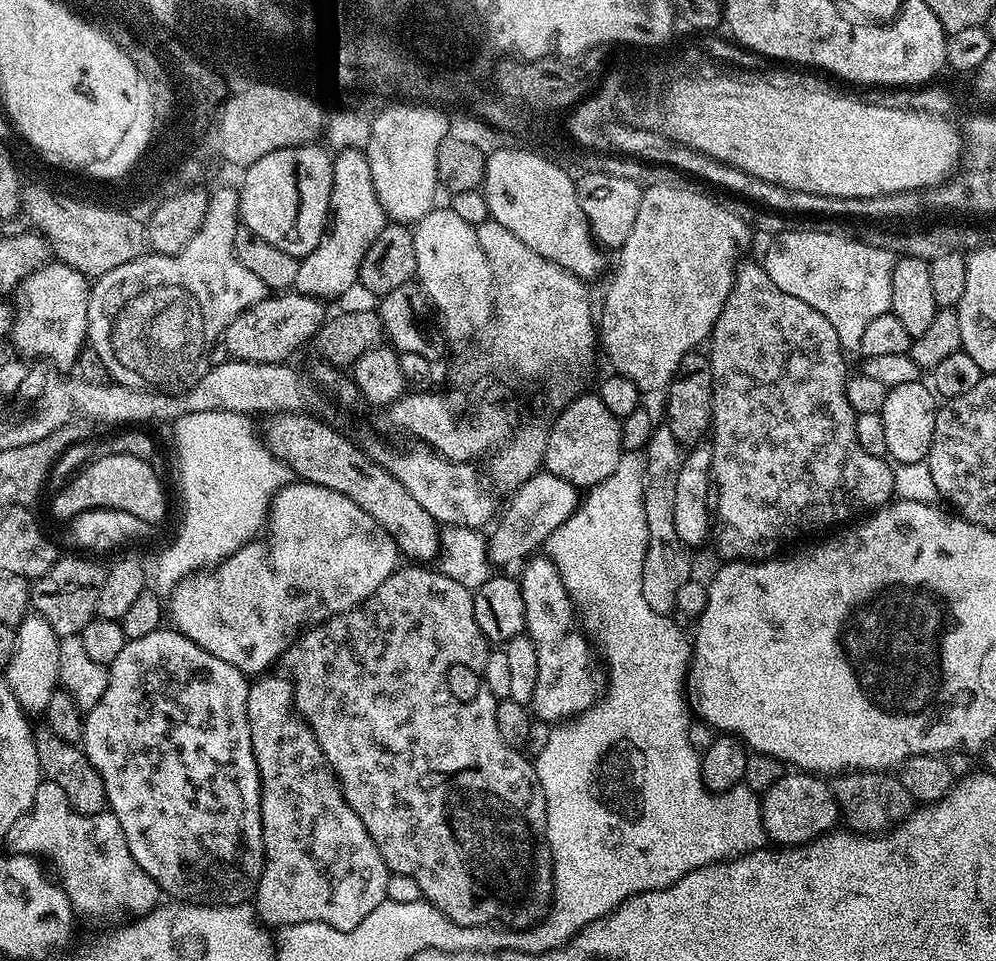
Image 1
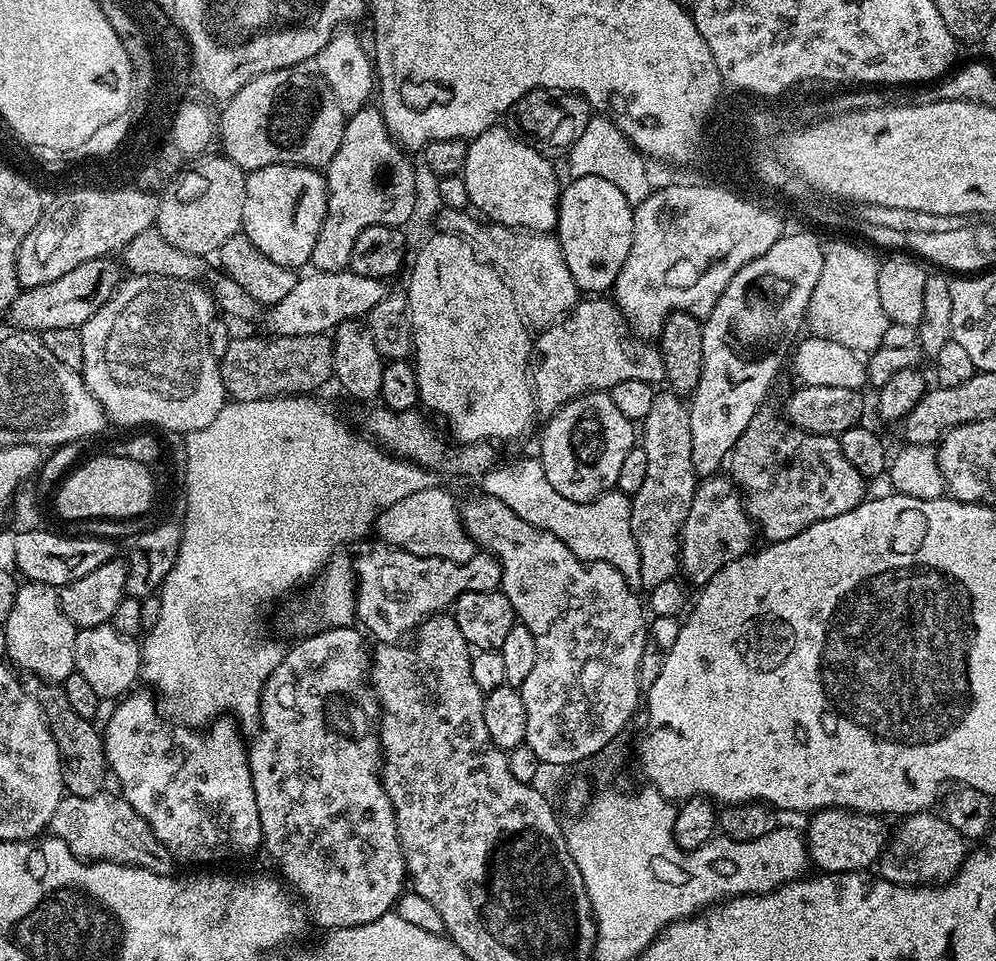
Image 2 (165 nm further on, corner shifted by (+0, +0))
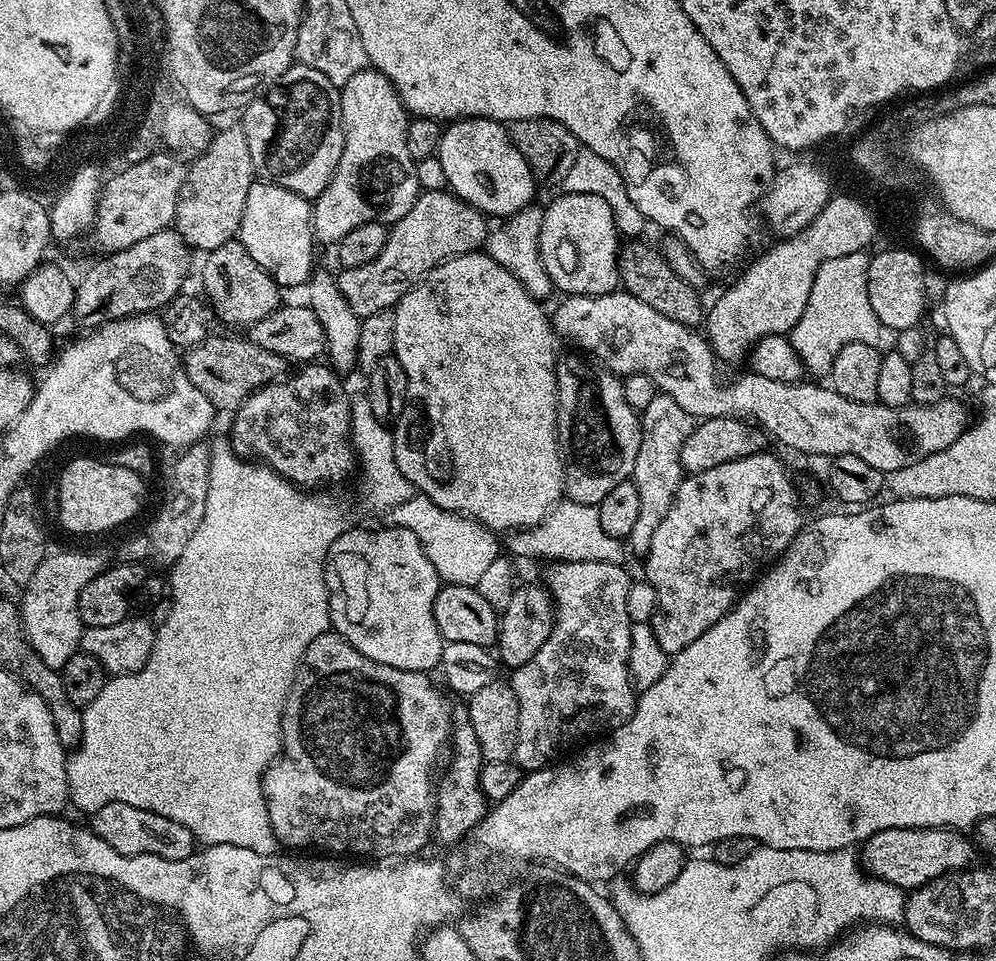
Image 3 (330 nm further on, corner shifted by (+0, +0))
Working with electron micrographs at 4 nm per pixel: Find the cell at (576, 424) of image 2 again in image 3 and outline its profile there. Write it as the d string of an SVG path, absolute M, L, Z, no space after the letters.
M561 355L556 361L556 437L560 439L560 450L564 458L564 496L573 500L576 504L594 504L599 505L618 482L629 479L634 470L634 462L638 458L638 446L640 445L640 418L636 411L626 402L622 394L622 379L616 373L608 371L603 363L593 362L591 359L580 356Z

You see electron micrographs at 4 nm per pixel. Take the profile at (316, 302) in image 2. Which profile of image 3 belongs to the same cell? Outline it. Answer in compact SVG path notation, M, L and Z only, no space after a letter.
M421 191L414 206L410 206L410 210L406 210L404 217L389 227L386 246L382 246L382 254L378 254L378 258L374 258L374 262L366 262L366 266L345 268L339 273L342 298L346 298L346 302L350 302L350 310L354 310L354 314L358 314L361 318L395 309L398 301L410 289L415 288L428 273L433 272L439 264L455 256L483 249L489 231L490 224L484 213L478 211L477 208L472 208L451 191Z

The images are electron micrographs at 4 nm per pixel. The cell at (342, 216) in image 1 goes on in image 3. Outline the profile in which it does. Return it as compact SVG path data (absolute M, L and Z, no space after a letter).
M369 66L354 74L350 82L340 88L340 109L342 110L342 126L344 127L344 149L338 162L338 170L330 178L326 190L315 197L312 204L312 234L329 246L340 243L350 230L362 226L362 222L378 221L380 224L393 225L401 220L414 206L414 202L422 191L416 173L416 161L410 158L410 150L406 147L406 130L410 113L400 101L400 96L394 90L390 78Z

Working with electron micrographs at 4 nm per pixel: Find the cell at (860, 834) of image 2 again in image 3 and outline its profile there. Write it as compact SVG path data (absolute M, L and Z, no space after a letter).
M892 828L889 832L874 834L870 840L863 841L859 849L861 865L869 876L876 876L879 880L888 880L894 886L905 890L921 888L947 872L958 872L967 869L973 863L976 852L967 840L965 833L960 830L945 830L942 828Z

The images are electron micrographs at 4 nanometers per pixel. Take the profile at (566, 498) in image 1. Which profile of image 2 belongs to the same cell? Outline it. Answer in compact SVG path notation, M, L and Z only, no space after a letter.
M377 543L376 548L364 552L354 560L354 579L356 582L356 620L362 625L363 631L372 636L380 644L399 644L404 635L415 633L420 623L429 616L443 613L455 605L456 599L463 592L496 590L500 588L500 564L490 552L477 551L476 555L464 564L455 564L446 558L430 558L410 554L401 548L389 548L388 545Z

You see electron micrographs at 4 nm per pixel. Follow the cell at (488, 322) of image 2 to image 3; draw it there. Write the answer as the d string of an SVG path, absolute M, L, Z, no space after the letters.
M477 250L467 252L461 256L450 258L446 262L442 262L428 273L415 288L409 290L403 296L394 309L394 346L392 351L398 362L402 362L402 370L406 370L406 378L408 385L406 386L406 394L408 395L408 403L404 406L404 412L400 415L400 419L394 425L394 458L398 462L398 470L402 470L402 474L411 482L413 489L419 495L430 498L430 502L434 502L438 506L442 506L442 510L450 510L456 512L459 516L469 516L472 520L477 520L485 529L493 528L496 532L512 532L515 528L524 528L523 530L531 530L536 525L543 522L545 516L561 503L564 496L564 458L560 450L560 439L556 437L556 361L558 359L558 351L556 352L556 344L558 345L558 337L552 331L549 313L544 312L545 305L541 301L535 300L529 292L522 286L522 282L518 282L518 278L514 278L514 274L510 274L510 270L506 270L506 266L502 266L498 262L494 262L494 258L488 255L487 251Z

